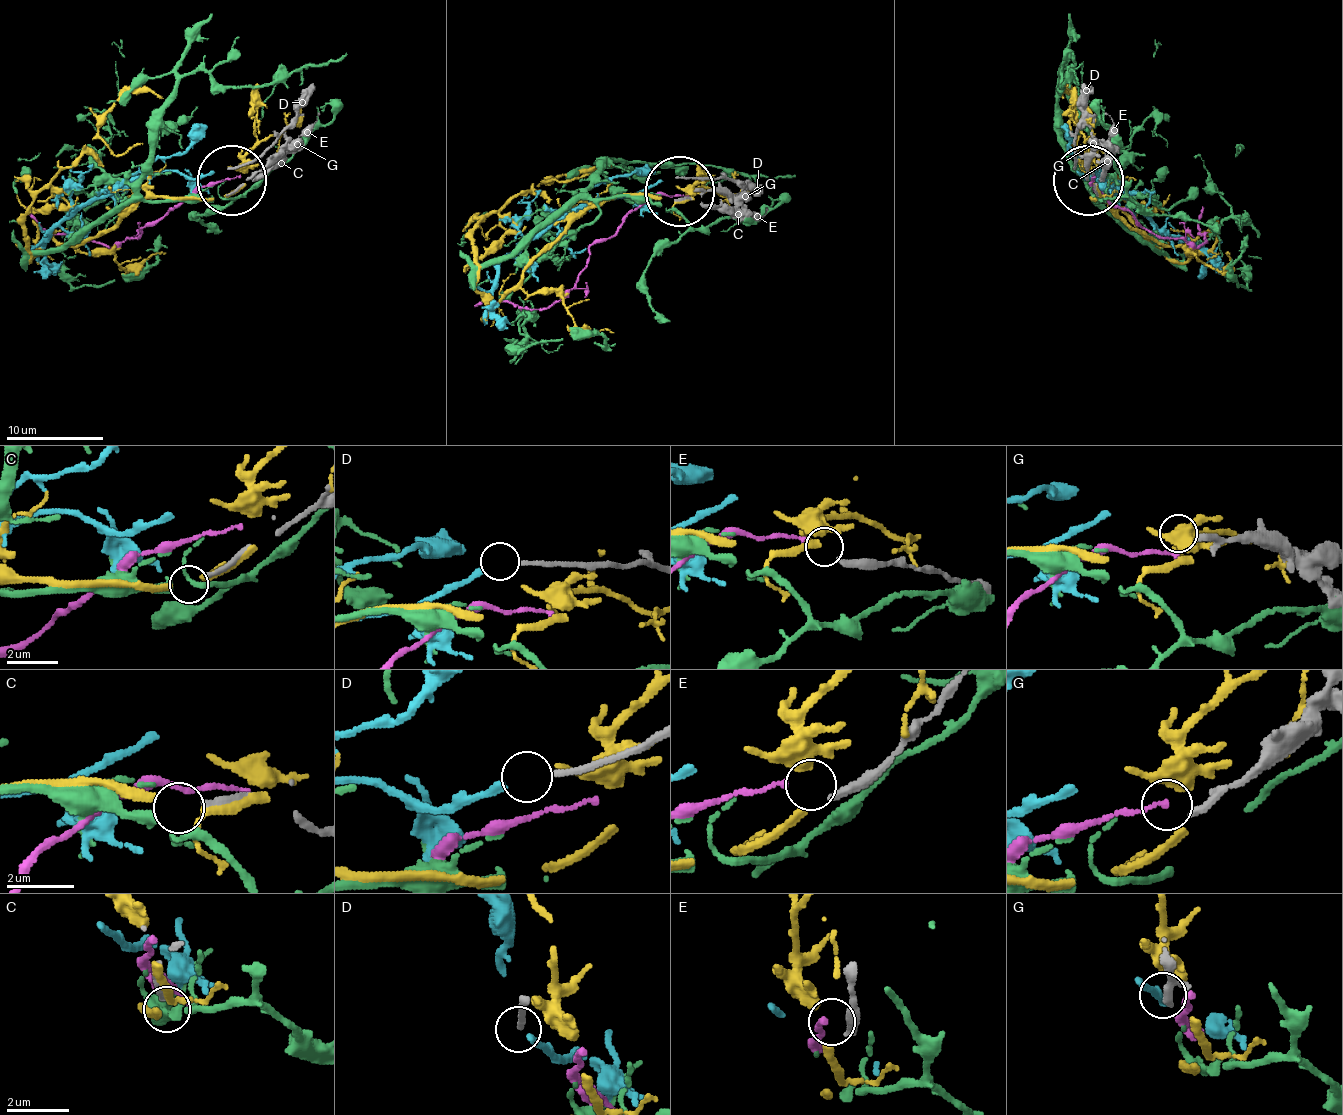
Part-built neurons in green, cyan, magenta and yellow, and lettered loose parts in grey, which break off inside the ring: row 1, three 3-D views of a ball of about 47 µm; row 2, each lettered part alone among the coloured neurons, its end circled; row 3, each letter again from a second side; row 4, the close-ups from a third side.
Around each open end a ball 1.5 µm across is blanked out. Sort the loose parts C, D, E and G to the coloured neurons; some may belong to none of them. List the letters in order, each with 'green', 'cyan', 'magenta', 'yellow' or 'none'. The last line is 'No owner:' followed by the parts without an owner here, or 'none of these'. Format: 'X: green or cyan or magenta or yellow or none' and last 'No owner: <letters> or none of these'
C: none
D: cyan
E: magenta
G: none
No owner: C, G

